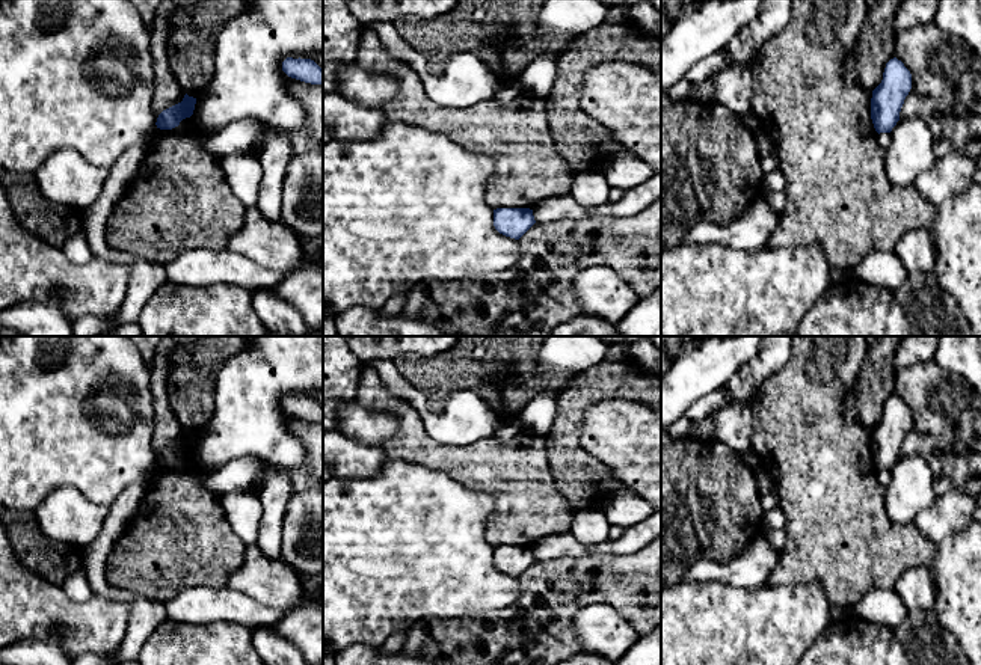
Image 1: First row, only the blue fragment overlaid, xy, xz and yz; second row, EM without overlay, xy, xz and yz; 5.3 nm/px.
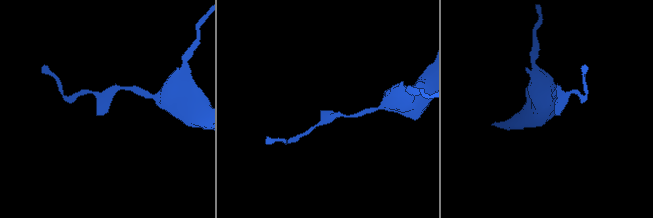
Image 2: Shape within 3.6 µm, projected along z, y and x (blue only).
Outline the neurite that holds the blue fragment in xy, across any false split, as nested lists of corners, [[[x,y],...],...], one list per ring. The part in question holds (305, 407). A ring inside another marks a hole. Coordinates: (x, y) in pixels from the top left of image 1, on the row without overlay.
[[[287,395],[282,400],[282,409],[291,416],[311,422],[323,422],[323,407],[311,397]]]

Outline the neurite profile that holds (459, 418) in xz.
[[[373,360],[367,365],[394,397],[414,406],[429,436],[442,445],[468,446],[492,436],[506,422],[475,391],[426,391],[407,382],[394,360]]]

